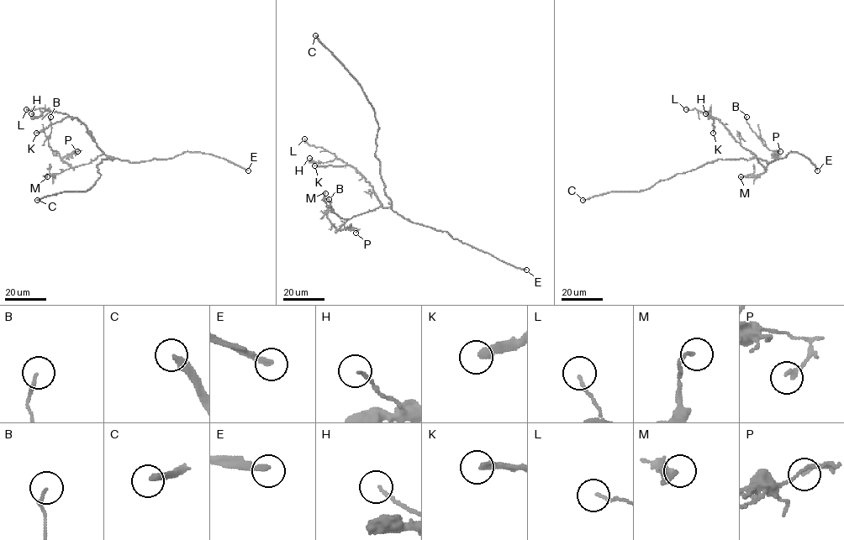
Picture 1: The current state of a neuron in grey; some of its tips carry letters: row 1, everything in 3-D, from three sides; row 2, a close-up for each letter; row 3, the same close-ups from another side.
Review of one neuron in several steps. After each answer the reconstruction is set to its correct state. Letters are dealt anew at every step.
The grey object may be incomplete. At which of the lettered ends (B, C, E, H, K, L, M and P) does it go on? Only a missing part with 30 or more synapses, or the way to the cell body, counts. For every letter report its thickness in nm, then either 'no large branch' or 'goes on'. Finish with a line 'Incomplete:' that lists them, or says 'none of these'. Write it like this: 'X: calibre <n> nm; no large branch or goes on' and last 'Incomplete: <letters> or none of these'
B: calibre 140 nm; no large branch
C: calibre 280 nm; goes on
E: calibre 220 nm; goes on
H: calibre 110 nm; no large branch
K: calibre 320 nm; goes on
L: calibre 110 nm; no large branch
M: calibre 130 nm; no large branch
P: calibre 180 nm; no large branch
Incomplete: C, E, K

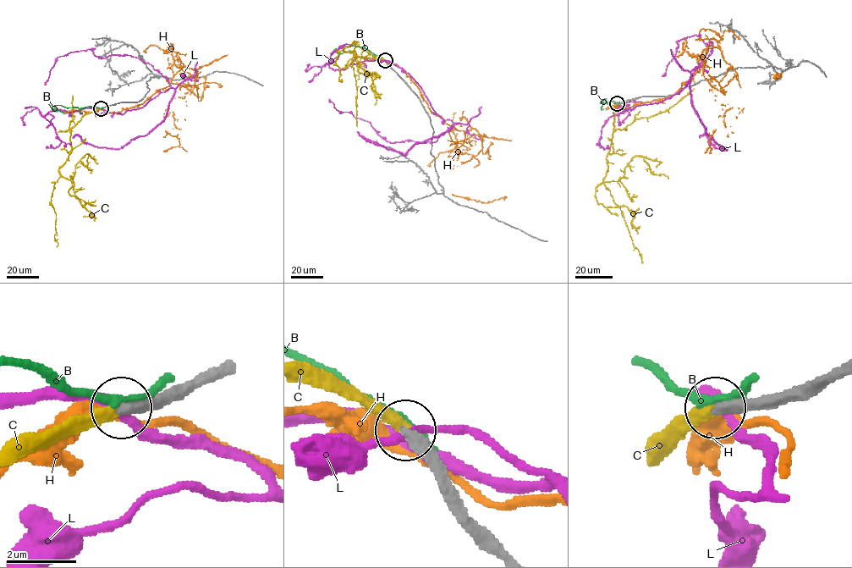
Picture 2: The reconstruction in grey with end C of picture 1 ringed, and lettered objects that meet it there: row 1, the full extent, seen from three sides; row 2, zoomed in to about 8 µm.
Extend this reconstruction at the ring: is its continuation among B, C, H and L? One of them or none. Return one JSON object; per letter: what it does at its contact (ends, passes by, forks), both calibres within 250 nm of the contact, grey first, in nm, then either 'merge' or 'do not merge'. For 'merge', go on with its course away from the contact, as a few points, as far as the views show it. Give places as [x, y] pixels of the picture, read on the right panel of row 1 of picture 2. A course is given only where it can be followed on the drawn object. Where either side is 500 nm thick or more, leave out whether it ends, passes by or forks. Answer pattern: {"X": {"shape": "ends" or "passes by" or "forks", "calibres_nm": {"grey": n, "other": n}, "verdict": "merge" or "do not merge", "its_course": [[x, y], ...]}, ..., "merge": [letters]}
{"B": {"shape": "passes by", "calibres_nm": {"grey": 420, "other": 240}, "verdict": "do not merge"}, "C": {"shape": "ends", "calibres_nm": {"grey": 360, "other": 300}, "verdict": "merge", "its_course": [[618, 103], [607, 169], [598, 185], [619, 180], [635, 156], [642, 157], [651, 173], [668, 179]]}, "H": {"shape": "passes by", "calibres_nm": {"grey": 400, "other": 220}, "verdict": "do not merge"}, "L": {"shape": "passes by", "calibres_nm": {"grey": 360, "other": 280}, "verdict": "do not merge"}, "merge": ["C"]}

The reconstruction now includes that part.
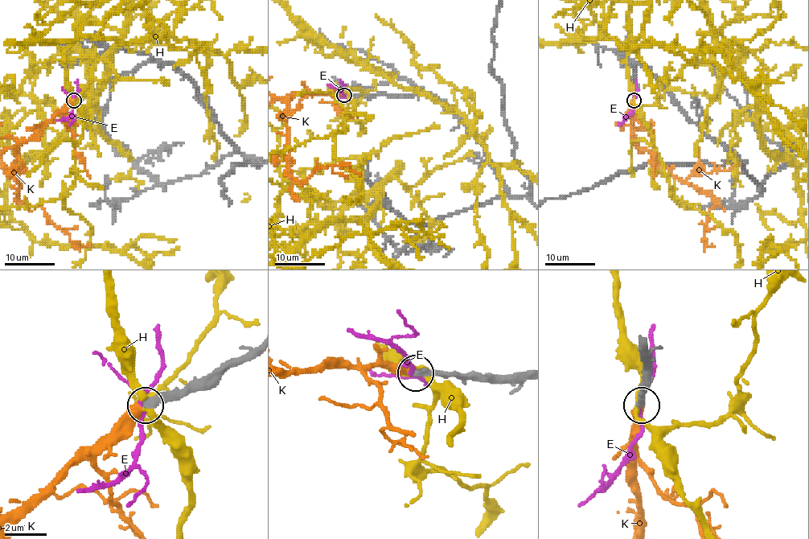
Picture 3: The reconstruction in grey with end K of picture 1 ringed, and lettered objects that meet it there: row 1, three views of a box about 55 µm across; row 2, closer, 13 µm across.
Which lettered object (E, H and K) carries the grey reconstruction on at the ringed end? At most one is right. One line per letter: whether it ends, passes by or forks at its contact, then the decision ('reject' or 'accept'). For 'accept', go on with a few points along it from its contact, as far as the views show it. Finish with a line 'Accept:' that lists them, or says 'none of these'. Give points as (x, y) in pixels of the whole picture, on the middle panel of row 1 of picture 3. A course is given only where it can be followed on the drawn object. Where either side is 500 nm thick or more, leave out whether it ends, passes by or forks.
E: it forks; reject
H: it passes by; reject
K: it ends; accept
Accept: K

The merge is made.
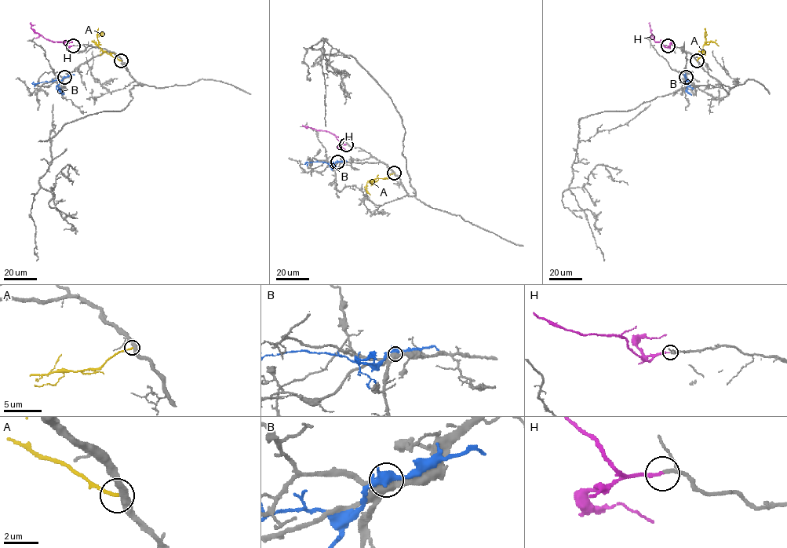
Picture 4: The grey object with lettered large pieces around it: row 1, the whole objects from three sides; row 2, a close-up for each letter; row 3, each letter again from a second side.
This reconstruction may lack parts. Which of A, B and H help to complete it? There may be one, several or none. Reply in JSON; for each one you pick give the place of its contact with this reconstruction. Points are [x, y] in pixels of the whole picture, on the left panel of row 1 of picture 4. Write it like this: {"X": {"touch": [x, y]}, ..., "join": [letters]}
{"H": {"touch": [73, 45]}, "join": ["H"]}

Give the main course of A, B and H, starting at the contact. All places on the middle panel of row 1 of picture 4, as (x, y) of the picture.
A: (393, 173), (386, 177), (371, 179), (366, 183), (366, 189), (370, 195)
B: (337, 162), (333, 164), (306, 162), (304, 164)
H: (346, 144), (341, 144), (328, 131), (303, 126)

